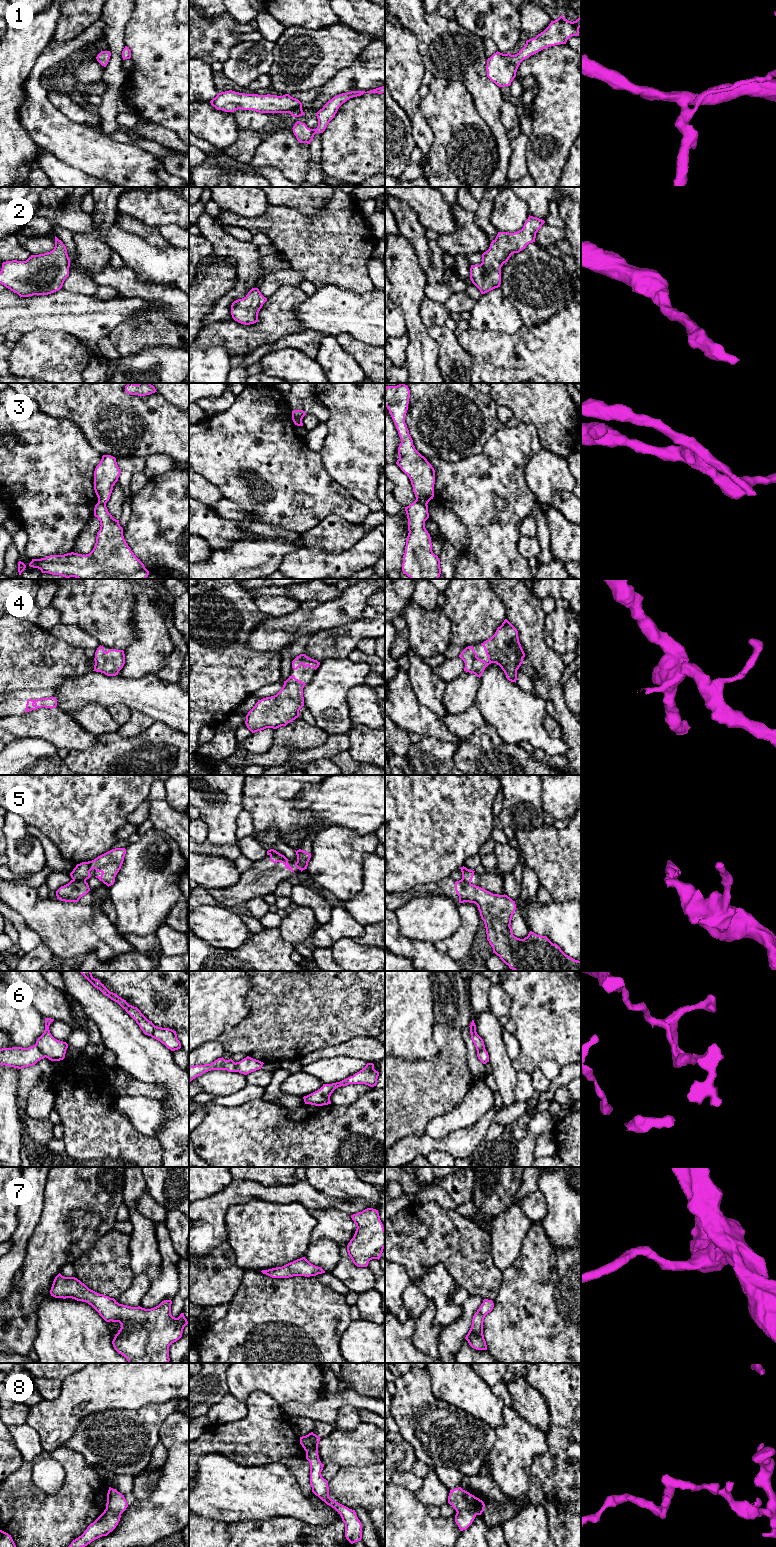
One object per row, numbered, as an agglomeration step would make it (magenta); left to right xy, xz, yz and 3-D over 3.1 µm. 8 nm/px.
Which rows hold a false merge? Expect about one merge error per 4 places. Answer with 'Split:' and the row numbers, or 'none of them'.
Split: 3, 5, 6, 8

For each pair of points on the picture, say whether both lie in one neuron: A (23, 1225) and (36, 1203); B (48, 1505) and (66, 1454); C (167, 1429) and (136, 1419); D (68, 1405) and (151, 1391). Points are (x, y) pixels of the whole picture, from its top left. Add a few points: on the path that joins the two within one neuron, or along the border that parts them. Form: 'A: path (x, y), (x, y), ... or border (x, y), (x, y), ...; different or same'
A: path (27, 1220), (28, 1215), (35, 1208); same
B: path (62, 1495), (71, 1486), (71, 1468); same
C: border (177, 1411), (163, 1421), (159, 1439); different
D: path (89, 1392), (130, 1391); same

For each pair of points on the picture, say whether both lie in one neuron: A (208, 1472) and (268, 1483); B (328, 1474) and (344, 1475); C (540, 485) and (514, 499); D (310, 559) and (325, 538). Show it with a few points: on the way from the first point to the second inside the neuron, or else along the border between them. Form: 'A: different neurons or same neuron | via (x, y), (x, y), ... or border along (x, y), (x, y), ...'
A: same neuron | via (223, 1483), (253, 1483)
B: different neurons | border along (340, 1467), (337, 1473), (328, 1481)
C: different neurons | border along (524, 468), (525, 485), (536, 500)
D: different neurons | border along (302, 547), (339, 553)

